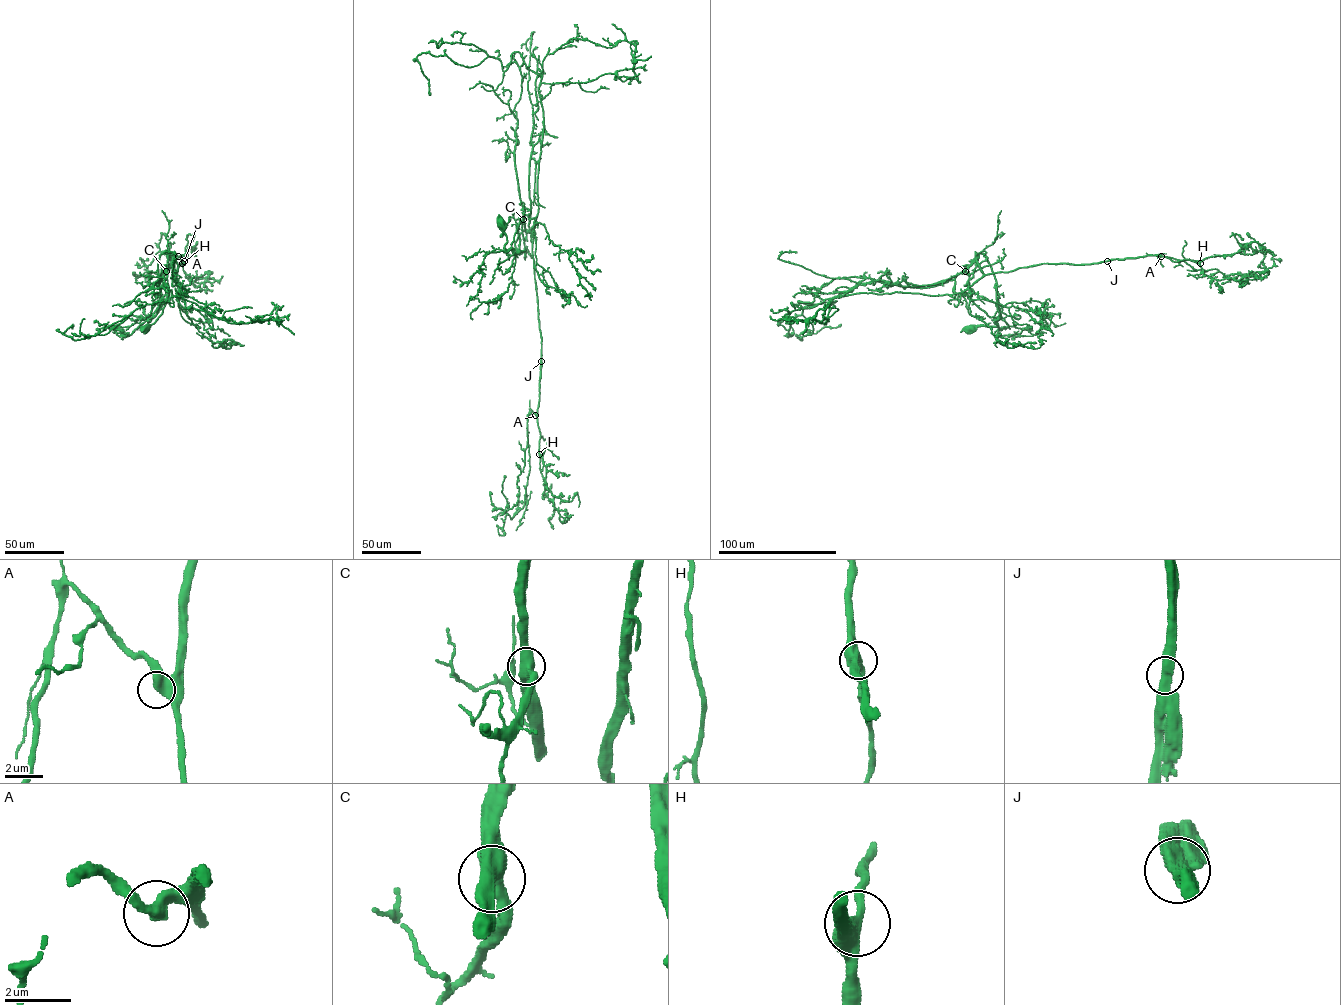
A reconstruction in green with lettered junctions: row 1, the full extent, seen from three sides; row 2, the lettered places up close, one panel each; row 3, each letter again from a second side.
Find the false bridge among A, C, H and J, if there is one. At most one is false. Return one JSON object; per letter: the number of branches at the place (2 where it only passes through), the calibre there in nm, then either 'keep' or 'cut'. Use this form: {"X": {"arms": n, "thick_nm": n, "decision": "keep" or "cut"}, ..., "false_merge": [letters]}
{"A": {"arms": 2, "thick_nm": 440, "decision": "keep"}, "C": {"arms": 3, "thick_nm": 480, "decision": "keep"}, "H": {"arms": 3, "thick_nm": 360, "decision": "keep"}, "J": {"arms": 2, "thick_nm": 440, "decision": "keep"}, "false_merge": []}

